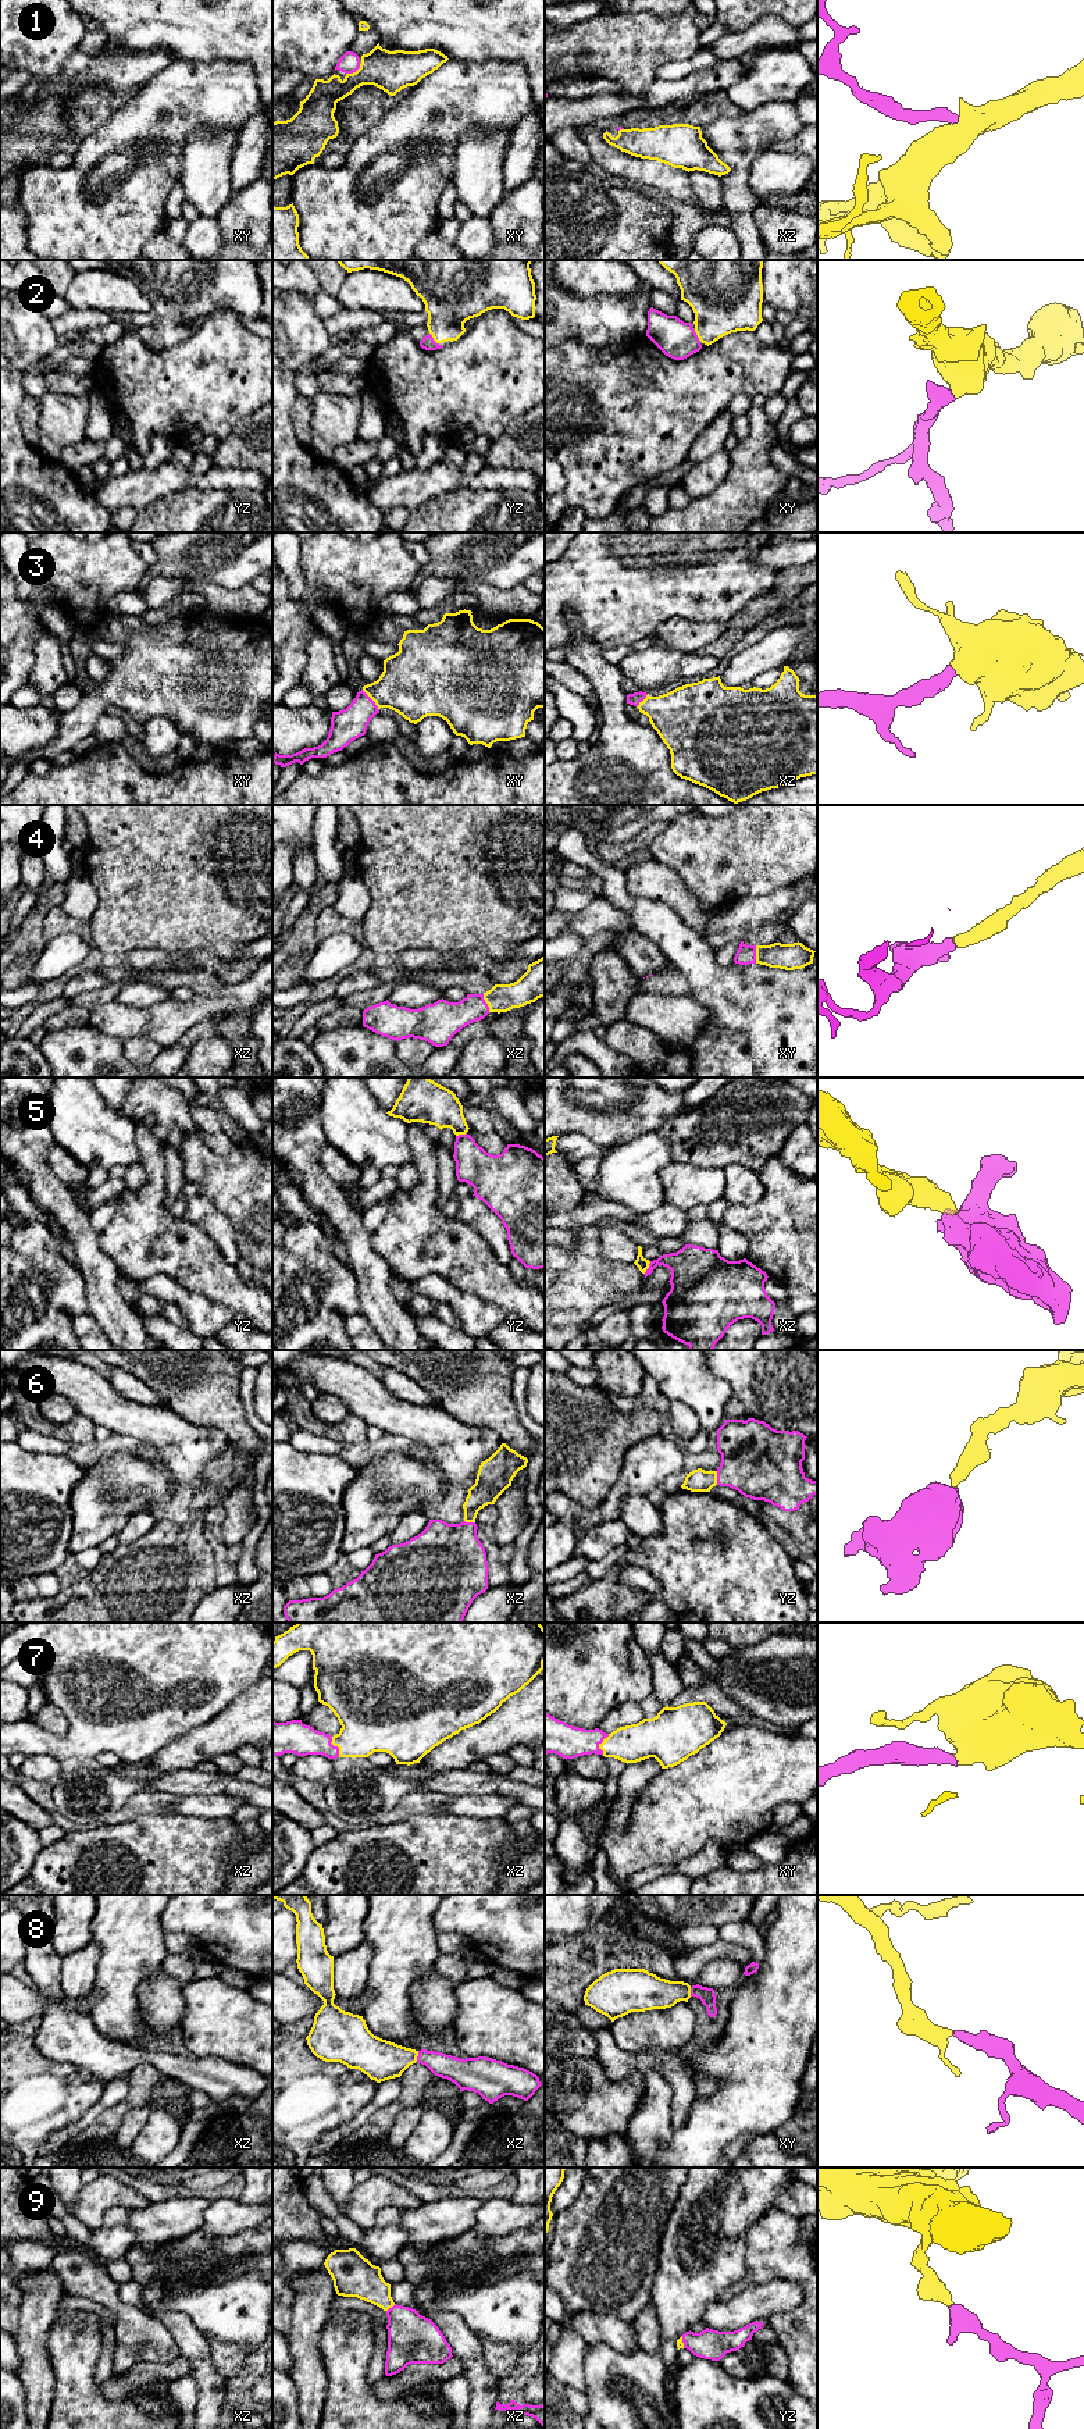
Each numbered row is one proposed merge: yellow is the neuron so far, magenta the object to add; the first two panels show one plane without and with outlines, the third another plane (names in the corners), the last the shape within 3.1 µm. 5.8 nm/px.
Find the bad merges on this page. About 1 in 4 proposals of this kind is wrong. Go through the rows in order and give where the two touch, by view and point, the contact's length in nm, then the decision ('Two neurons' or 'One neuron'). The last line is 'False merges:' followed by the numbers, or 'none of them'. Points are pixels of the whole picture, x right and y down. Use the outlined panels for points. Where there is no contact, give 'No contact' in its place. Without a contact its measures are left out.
1: Touches yellow at xy (353, 72). Shared border 110 nm. One neuron
2: Touches yellow at xy (696, 334). Shared border 80 nm. One neuron
3: Touches yellow at xy (371, 698). Shared border 160 nm. One neuron
4: Touches yellow at xz (487, 1003). Shared border 110 nm. One neuron
5: Touches yellow at xz (648, 1267). Shared border 90 nm. Two neurons
6: Touches yellow at yz (716, 1478). Shared border 80 nm. One neuron
7: Touches yellow at xy (599, 1745). Shared border 130 nm. One neuron
8: Touches yellow at xz (417, 2055). Shared border 70 nm. One neuron
9: Touches yellow at xz (391, 2307). Shared border 70 nm. One neuron
False merges: 5

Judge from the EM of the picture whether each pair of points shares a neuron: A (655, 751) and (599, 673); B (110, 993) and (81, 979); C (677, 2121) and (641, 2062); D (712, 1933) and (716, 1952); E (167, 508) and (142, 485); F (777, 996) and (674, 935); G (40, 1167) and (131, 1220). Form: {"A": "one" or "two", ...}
{"A": "one", "B": "two", "C": "one", "D": "two", "E": "two", "F": "one", "G": "two"}

